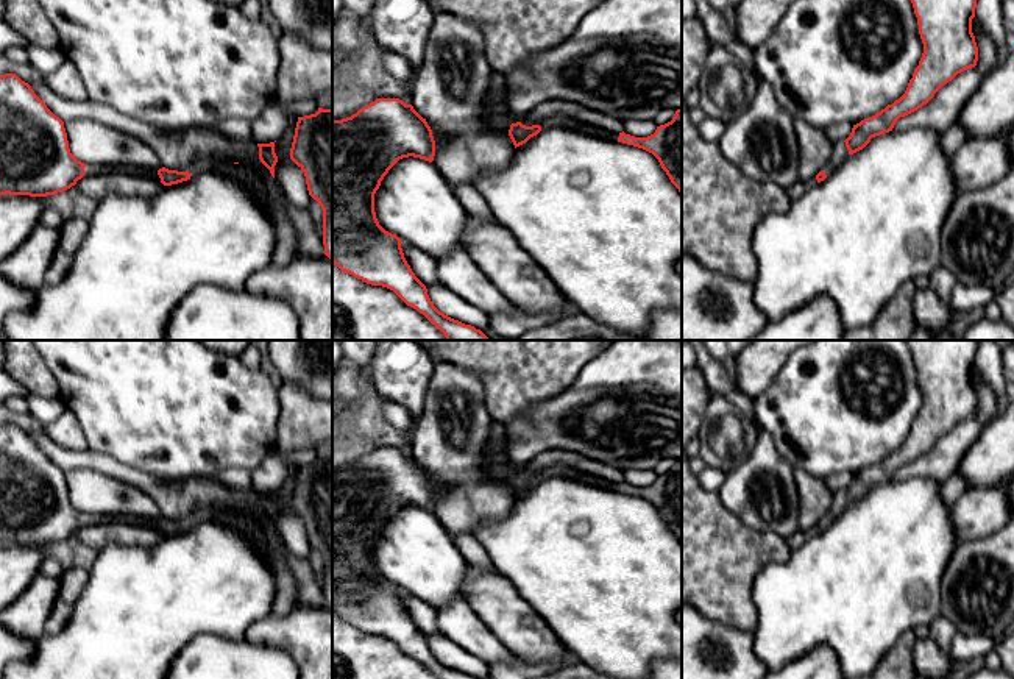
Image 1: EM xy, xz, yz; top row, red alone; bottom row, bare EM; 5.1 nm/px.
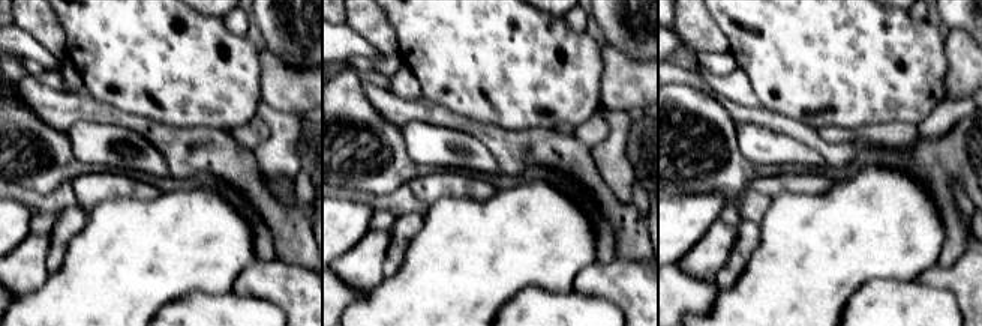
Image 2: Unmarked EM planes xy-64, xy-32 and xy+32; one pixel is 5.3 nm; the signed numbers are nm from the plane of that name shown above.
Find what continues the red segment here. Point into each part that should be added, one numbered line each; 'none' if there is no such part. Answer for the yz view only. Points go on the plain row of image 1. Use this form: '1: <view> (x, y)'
1: yz (840, 501)

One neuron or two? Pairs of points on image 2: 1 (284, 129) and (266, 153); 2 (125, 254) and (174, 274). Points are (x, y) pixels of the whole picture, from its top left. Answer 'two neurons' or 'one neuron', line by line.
1: one neuron
2: one neuron

